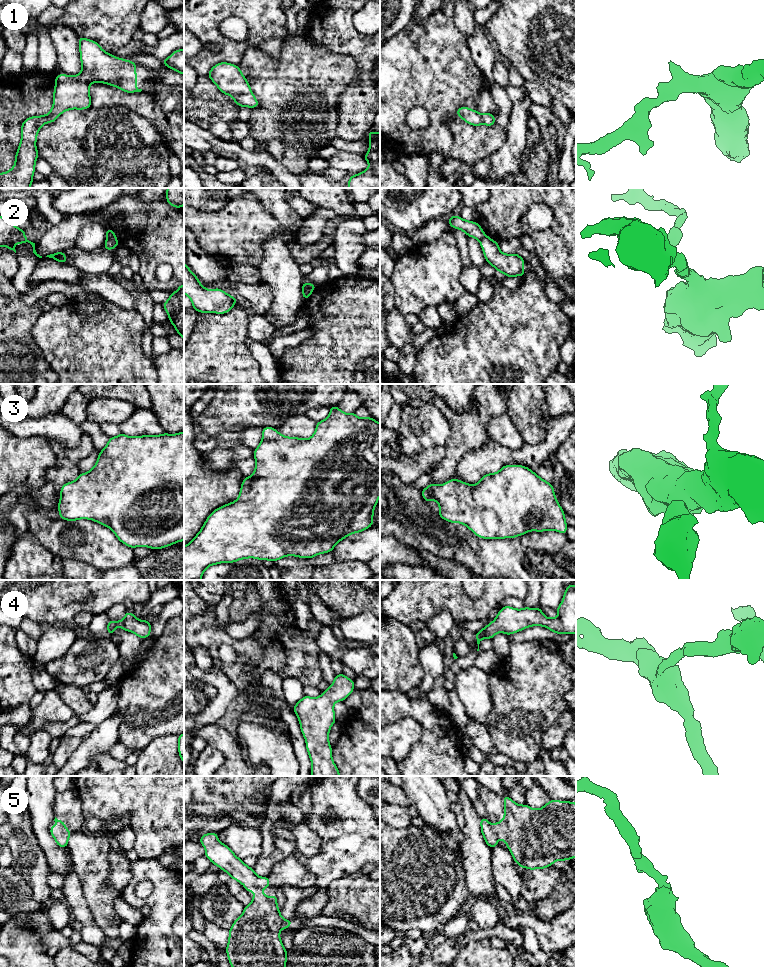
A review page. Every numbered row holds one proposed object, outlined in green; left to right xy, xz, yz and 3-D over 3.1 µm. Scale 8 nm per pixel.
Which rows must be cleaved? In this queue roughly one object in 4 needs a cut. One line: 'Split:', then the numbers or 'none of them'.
Split: 2

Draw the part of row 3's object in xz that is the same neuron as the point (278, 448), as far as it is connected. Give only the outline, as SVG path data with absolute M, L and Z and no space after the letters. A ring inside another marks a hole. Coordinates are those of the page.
M337 406L330 407L330 413L327 418L324 420L317 422L316 429L314 434L308 438L297 438L297 437L287 437L285 435L281 435L278 430L272 428L272 427L264 427L262 429L262 440L259 446L254 449L254 458L255 458L255 470L253 474L249 477L244 478L242 481L242 485L240 488L239 497L236 501L233 501L229 504L223 505L216 510L214 510L206 519L205 523L203 524L201 530L198 532L198 534L191 540L190 543L184 546L184 580L201 580L201 577L204 573L204 571L211 565L216 565L219 563L233 563L236 561L239 561L241 559L247 559L247 558L255 558L260 559L262 561L264 560L270 560L272 562L275 562L283 557L286 556L296 556L300 558L313 558L317 556L318 554L328 553L332 552L333 548L344 538L348 537L350 534L353 533L360 533L365 529L368 529L373 525L373 514L374 514L374 508L378 503L378 499L380 496L380 423L377 422L375 419L372 419L368 416L364 418L359 418L355 413L349 413L346 414L344 411L340 410Z

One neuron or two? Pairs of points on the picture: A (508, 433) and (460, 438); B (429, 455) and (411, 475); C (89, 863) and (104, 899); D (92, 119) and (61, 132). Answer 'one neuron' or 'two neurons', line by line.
A: two neurons
B: one neuron
C: one neuron
D: one neuron

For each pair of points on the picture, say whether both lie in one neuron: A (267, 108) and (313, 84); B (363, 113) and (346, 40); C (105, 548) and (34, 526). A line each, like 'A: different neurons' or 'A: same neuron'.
A: same neuron
B: same neuron
C: same neuron

